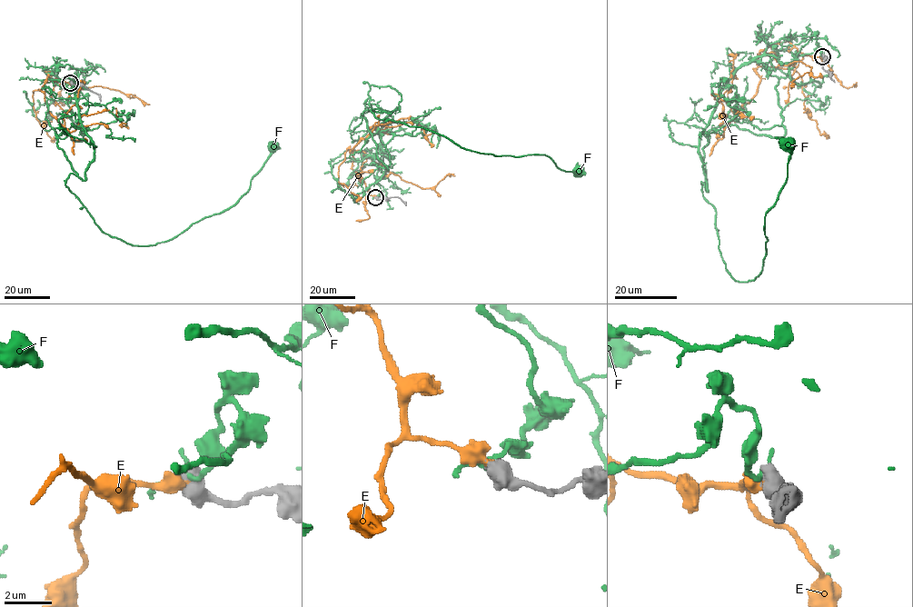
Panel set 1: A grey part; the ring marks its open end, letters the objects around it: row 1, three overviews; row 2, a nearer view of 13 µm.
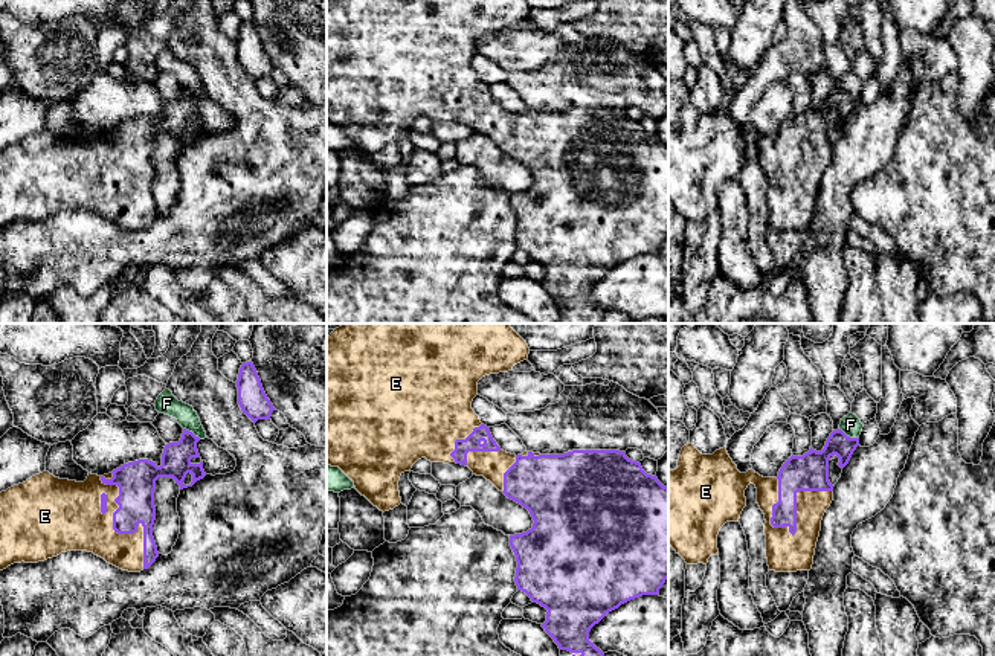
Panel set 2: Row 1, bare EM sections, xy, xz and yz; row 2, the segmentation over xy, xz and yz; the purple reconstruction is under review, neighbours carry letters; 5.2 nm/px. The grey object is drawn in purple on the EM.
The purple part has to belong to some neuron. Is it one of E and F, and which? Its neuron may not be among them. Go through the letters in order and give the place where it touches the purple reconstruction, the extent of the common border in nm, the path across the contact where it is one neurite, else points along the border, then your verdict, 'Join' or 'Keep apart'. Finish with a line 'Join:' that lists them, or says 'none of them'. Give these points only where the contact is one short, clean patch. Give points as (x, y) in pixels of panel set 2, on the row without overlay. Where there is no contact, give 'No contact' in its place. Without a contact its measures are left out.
E: Touches purple at xy (119, 191). Shared border 550 nm. Join
F: Touches purple at yz (849, 95). Shared border 120 nm. Keep apart
Join: E

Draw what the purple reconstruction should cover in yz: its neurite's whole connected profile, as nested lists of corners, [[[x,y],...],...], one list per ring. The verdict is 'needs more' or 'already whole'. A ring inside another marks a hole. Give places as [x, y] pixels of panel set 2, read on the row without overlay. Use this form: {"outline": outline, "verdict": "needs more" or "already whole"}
{"outline": [[[841,87],[833,88],[821,110],[810,105],[803,114],[791,114],[778,130],[777,136],[763,136],[752,127],[740,131],[729,116],[726,105],[716,108],[713,113],[702,113],[693,102],[682,105],[679,111],[678,127],[668,128],[668,203],[679,212],[687,223],[708,221],[711,214],[719,212],[717,192],[726,180],[739,180],[746,165],[745,148],[749,142],[757,146],[757,162],[765,172],[766,217],[769,229],[797,230],[810,229],[816,200],[821,189],[821,178],[826,168],[833,159],[833,143],[829,139],[829,117],[836,113],[838,124],[844,127],[856,105],[859,96],[847,95]]], "verdict": "needs more"}

